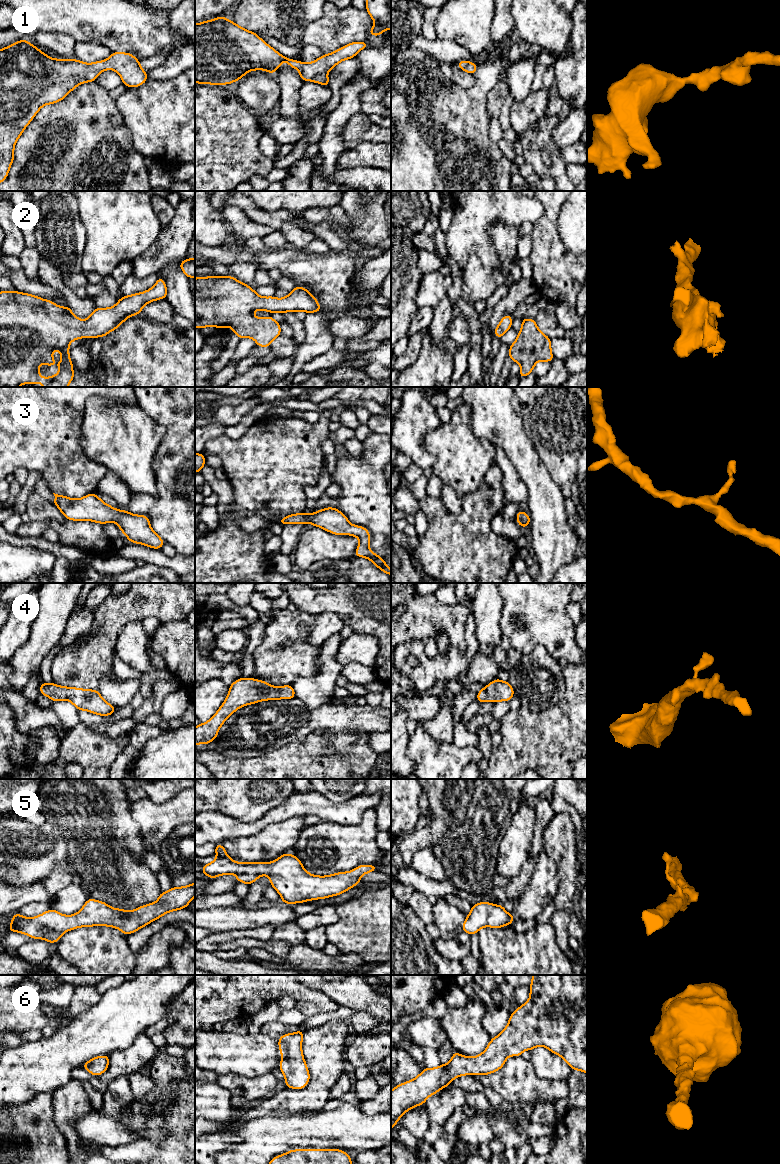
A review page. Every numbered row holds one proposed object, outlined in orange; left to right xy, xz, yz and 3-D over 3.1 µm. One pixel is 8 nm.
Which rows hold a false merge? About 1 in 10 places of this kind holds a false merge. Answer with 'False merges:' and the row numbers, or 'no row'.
False merges: no row

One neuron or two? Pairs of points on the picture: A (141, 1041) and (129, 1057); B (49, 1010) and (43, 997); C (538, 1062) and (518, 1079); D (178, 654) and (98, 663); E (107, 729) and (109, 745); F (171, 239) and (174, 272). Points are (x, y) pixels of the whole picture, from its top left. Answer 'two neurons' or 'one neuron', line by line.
A: one neuron
B: two neurons
C: two neurons
D: two neurons
E: two neurons
F: two neurons

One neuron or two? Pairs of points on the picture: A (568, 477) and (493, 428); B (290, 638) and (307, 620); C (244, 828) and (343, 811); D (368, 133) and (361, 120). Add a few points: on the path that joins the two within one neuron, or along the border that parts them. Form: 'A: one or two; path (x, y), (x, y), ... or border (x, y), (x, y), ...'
A: two; border (530, 438), (541, 461), (554, 479)
B: one; path (293, 634), (303, 624)
C: one; path (269, 818), (290, 807), (318, 807)
D: one; path (365, 130), (361, 123)

